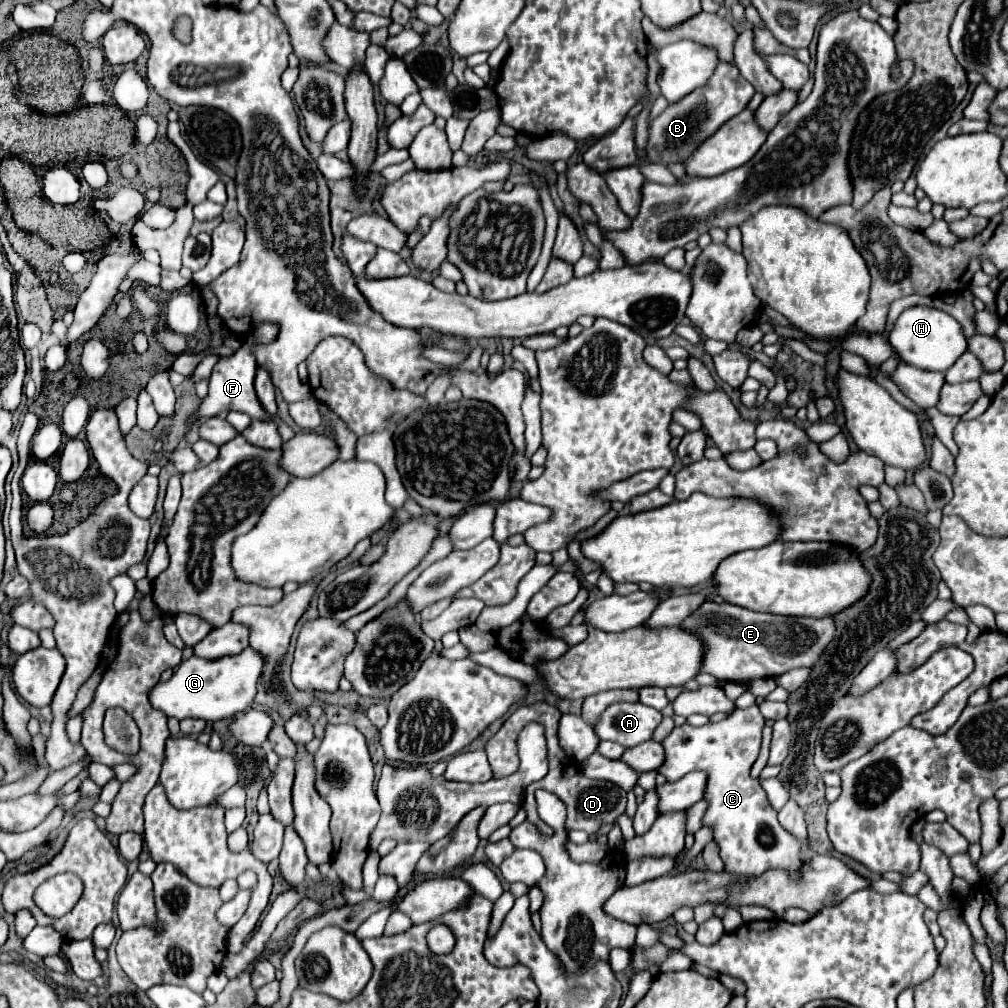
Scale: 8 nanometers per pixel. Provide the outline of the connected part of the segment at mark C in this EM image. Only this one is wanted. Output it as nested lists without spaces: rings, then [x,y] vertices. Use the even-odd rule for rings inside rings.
[[[758,706],[746,710],[734,710],[734,714],[722,722],[712,722],[706,726],[674,726],[674,730],[662,740],[666,760],[658,772],[674,782],[686,772],[704,770],[708,772],[706,800],[710,802],[704,816],[704,824],[714,828],[714,840],[720,846],[720,856],[724,860],[724,870],[736,876],[752,878],[760,876],[770,868],[784,868],[792,874],[802,870],[802,862],[808,858],[808,842],[798,842],[790,836],[778,822],[776,810],[768,804],[766,792],[760,780],[750,776],[750,768],[758,758],[762,744],[764,716]]]

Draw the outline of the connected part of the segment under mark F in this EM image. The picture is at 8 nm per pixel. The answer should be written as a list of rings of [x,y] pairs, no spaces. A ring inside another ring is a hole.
[[[244,344],[234,356],[230,358],[220,358],[218,364],[212,370],[212,376],[208,380],[210,384],[210,392],[206,396],[206,400],[200,404],[198,412],[196,412],[196,420],[200,418],[210,418],[216,416],[222,410],[236,410],[236,412],[244,412],[250,418],[266,418],[266,412],[258,406],[258,398],[256,398],[256,390],[254,390],[254,376],[256,376],[256,360],[248,350],[248,344]]]

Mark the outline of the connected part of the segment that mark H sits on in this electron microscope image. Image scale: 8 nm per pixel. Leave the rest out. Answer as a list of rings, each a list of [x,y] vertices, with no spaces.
[[[912,306],[904,310],[890,332],[890,344],[900,354],[900,360],[906,360],[908,364],[922,370],[940,372],[946,372],[968,350],[968,340],[960,322],[950,314],[928,306]]]

